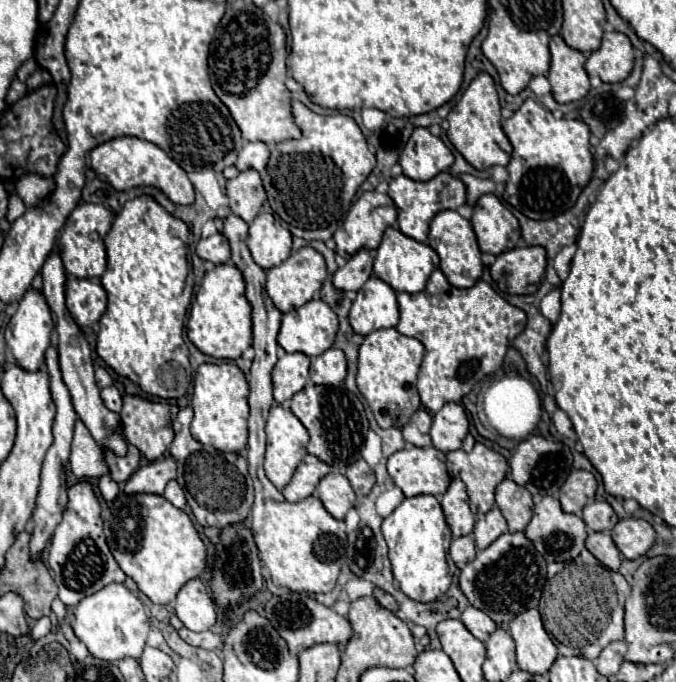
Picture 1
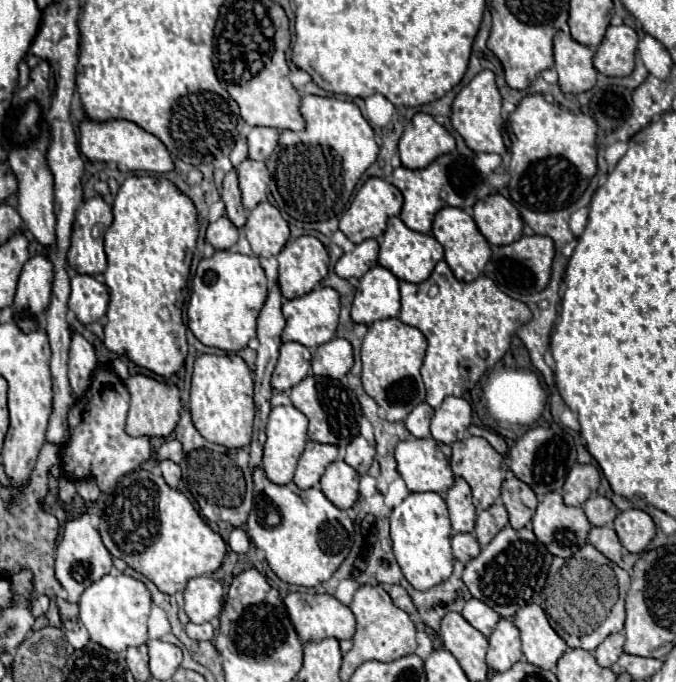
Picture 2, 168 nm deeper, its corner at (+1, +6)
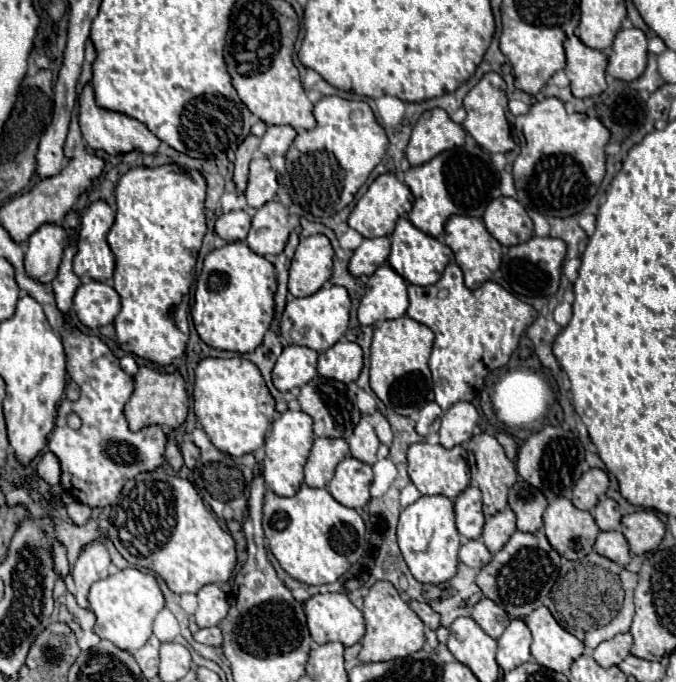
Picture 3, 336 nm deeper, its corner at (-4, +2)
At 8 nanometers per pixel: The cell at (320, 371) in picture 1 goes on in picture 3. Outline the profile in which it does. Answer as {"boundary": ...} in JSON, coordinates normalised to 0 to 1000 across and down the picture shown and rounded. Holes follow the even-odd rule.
{"boundary":[[[500,500],[485,515],[470,523],[470,547],[476,553],[488,553],[506,562],[521,562],[530,556],[538,538],[536,512],[521,500]]]}

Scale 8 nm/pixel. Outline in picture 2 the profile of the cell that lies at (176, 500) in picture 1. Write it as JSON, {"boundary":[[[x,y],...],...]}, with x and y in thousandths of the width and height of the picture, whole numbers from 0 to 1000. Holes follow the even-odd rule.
{"boundary":[[[241,676],[235,685],[238,685],[241,702],[247,705],[247,711],[259,717],[265,711],[265,705],[268,705],[268,688],[265,688],[265,682],[259,682],[256,676]]]}

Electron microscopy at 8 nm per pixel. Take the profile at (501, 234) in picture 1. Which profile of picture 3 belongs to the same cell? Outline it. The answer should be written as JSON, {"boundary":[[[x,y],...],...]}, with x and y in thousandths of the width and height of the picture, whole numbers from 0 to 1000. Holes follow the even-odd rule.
{"boundary":[[[757,289],[731,292],[716,312],[719,336],[746,362],[781,353],[790,345],[790,330],[778,306]]]}

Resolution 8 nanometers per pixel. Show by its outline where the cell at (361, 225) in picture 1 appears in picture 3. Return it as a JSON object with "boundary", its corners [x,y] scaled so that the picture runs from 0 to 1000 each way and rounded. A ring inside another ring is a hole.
{"boundary":[[[565,254],[562,260],[553,262],[553,268],[544,274],[544,280],[533,289],[527,304],[521,306],[515,330],[530,342],[536,342],[538,348],[574,348],[583,339],[586,321],[595,315],[604,315],[609,301],[612,301],[609,280],[595,265],[589,265],[586,257]]]}

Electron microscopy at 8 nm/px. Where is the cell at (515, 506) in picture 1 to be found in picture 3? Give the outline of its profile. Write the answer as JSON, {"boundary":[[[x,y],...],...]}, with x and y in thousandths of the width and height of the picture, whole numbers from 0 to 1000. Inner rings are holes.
{"boundary":[[[766,702],[754,717],[751,732],[757,749],[763,752],[766,776],[775,782],[793,782],[802,773],[802,752],[811,740],[799,717],[790,717],[775,702]]]}

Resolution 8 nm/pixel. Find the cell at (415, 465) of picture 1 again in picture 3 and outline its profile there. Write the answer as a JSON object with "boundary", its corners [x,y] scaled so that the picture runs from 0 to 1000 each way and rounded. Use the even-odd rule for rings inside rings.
{"boundary":[[[630,647],[612,650],[604,658],[604,696],[624,726],[657,726],[672,735],[695,708],[689,667],[692,667],[689,658],[680,652],[672,658],[660,658],[654,652],[636,652]]]}

